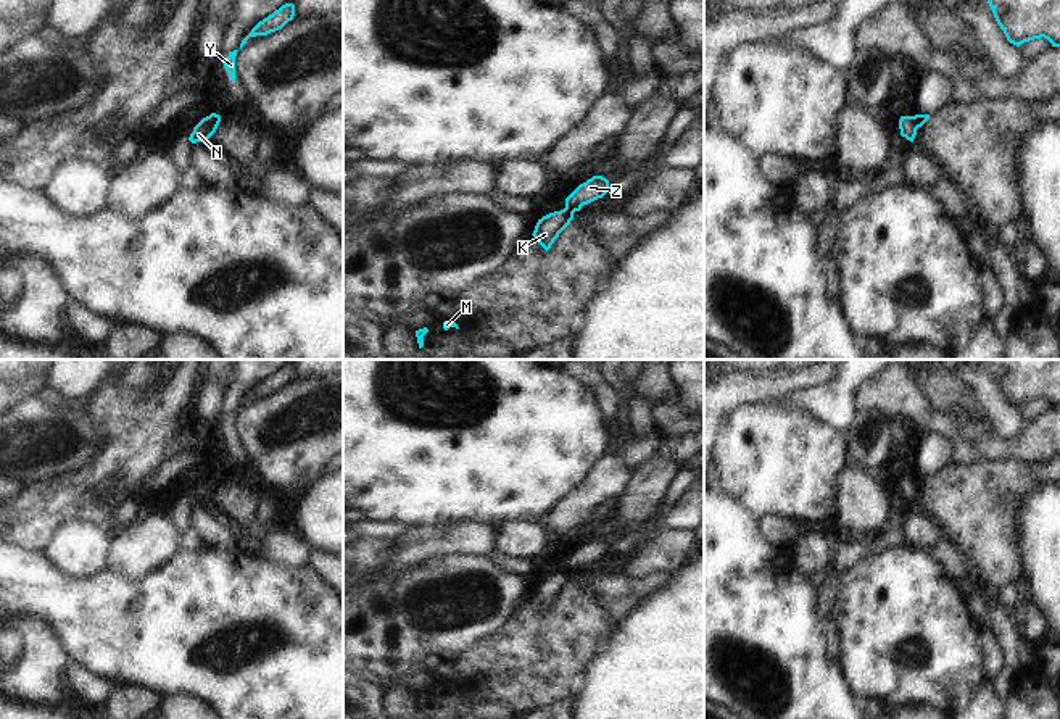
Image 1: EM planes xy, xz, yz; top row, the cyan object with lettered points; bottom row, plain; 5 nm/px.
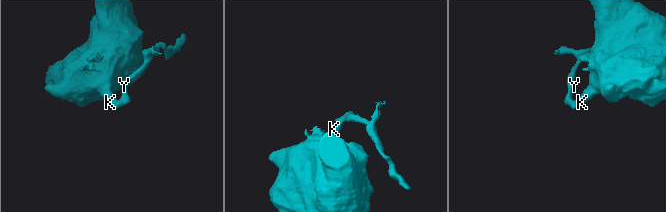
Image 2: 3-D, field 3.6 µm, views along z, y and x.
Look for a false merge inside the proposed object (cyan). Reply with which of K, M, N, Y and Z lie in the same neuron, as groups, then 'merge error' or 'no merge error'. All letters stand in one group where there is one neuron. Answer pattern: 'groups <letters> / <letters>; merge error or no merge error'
groups K M / N Y Z; merge error

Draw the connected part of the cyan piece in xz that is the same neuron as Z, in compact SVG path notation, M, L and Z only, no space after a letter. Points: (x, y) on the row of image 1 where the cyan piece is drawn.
M593 176L586 182L580 184L567 198L565 208L570 211L580 211L583 205L588 205L598 198L602 198L609 190L609 181L602 176Z

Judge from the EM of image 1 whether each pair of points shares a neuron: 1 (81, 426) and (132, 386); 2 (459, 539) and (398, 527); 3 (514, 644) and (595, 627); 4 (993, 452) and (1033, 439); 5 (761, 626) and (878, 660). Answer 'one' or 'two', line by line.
1: two
2: two
3: one
4: one
5: two

